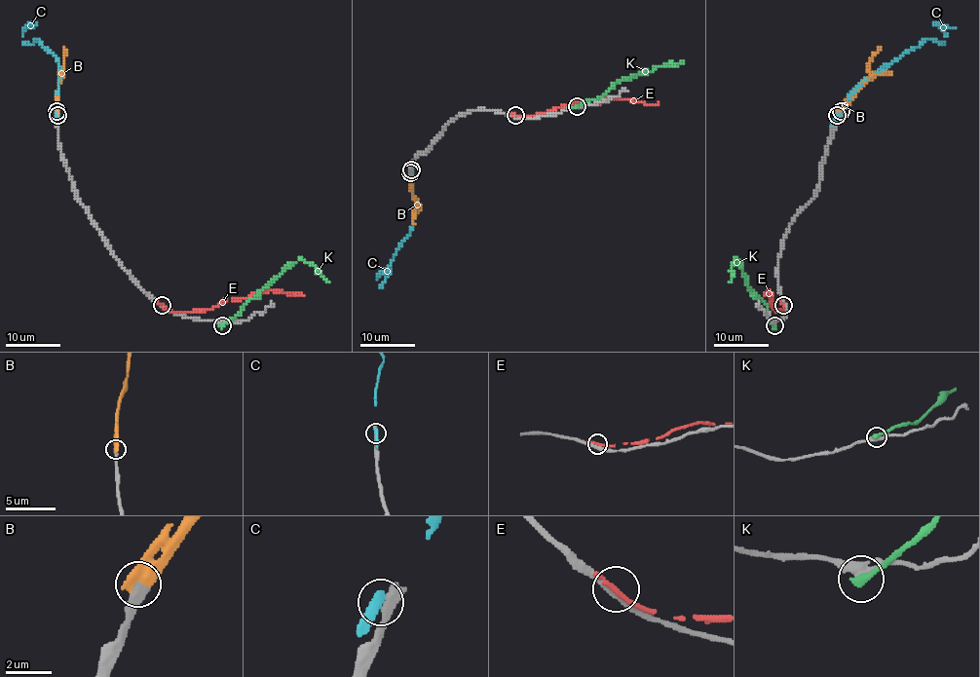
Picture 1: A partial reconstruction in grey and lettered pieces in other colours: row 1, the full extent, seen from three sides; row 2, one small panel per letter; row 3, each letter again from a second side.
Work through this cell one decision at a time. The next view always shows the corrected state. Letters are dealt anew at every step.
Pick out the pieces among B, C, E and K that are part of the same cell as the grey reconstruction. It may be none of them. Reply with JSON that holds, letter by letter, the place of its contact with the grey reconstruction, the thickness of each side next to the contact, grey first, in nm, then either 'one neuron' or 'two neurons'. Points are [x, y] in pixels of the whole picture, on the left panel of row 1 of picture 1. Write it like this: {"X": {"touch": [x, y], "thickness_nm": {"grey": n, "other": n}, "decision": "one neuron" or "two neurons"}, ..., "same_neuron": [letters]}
{"B": {"touch": [56, 111], "thickness_nm": {"grey": 400, "other": 550}, "decision": "one neuron"}, "C": {"touch": [57, 115], "thickness_nm": {"grey": 480, "other": 400}, "decision": "two neurons"}, "E": {"touch": [162, 305], "thickness_nm": {"grey": 320, "other": 280}, "decision": "two neurons"}, "K": {"touch": [222, 325], "thickness_nm": {"grey": 360, "other": 360}, "decision": "two neurons"}, "same_neuron": ["B"]}

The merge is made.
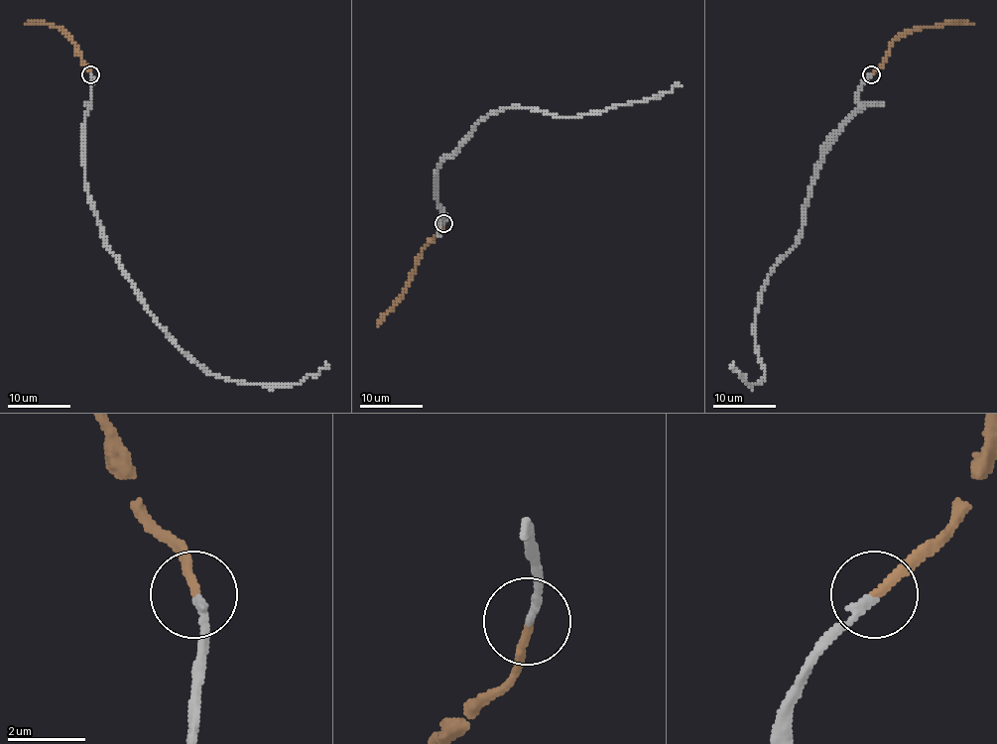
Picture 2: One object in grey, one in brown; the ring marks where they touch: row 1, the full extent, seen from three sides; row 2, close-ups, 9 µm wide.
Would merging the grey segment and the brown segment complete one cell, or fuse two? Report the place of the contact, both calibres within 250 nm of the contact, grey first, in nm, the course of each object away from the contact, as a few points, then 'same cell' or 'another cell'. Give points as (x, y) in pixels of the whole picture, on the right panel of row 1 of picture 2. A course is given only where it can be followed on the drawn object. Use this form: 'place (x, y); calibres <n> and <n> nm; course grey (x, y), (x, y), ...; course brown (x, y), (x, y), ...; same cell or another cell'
place (871, 74); calibres 220 and 220 nm; course grey (871, 74), (827, 148), (797, 245), (762, 288), (764, 378), (749, 386), (732, 362); course brown (871, 74), (898, 37), (920, 28), (963, 22), (974, 25); same cell

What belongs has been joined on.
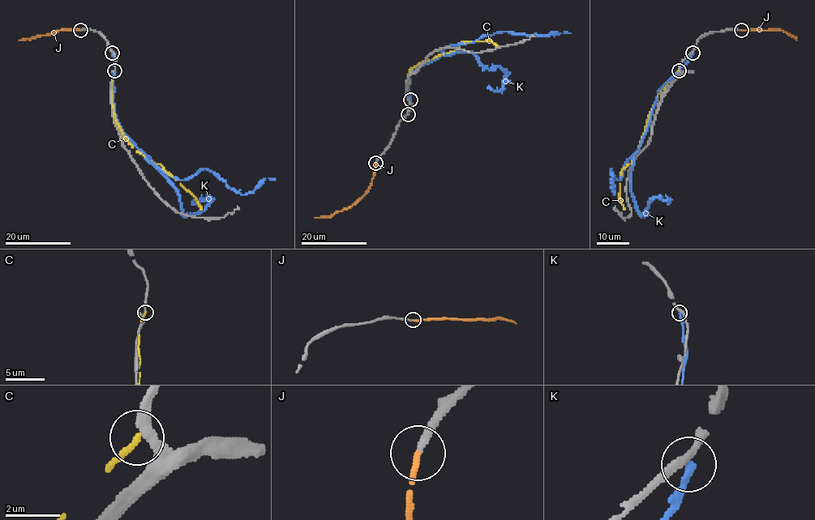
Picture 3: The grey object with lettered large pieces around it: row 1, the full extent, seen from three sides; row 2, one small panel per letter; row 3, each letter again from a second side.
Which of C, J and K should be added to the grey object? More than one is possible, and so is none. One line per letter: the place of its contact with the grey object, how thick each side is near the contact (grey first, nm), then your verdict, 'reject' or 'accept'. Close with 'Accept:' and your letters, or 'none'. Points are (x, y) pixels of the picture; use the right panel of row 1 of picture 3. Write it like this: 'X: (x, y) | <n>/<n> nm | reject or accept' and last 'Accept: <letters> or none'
C: (679, 70) | 240/200 nm | reject
J: (741, 30) | 240/220 nm | accept
K: (692, 53) | 240/220 nm | reject
Accept: J

